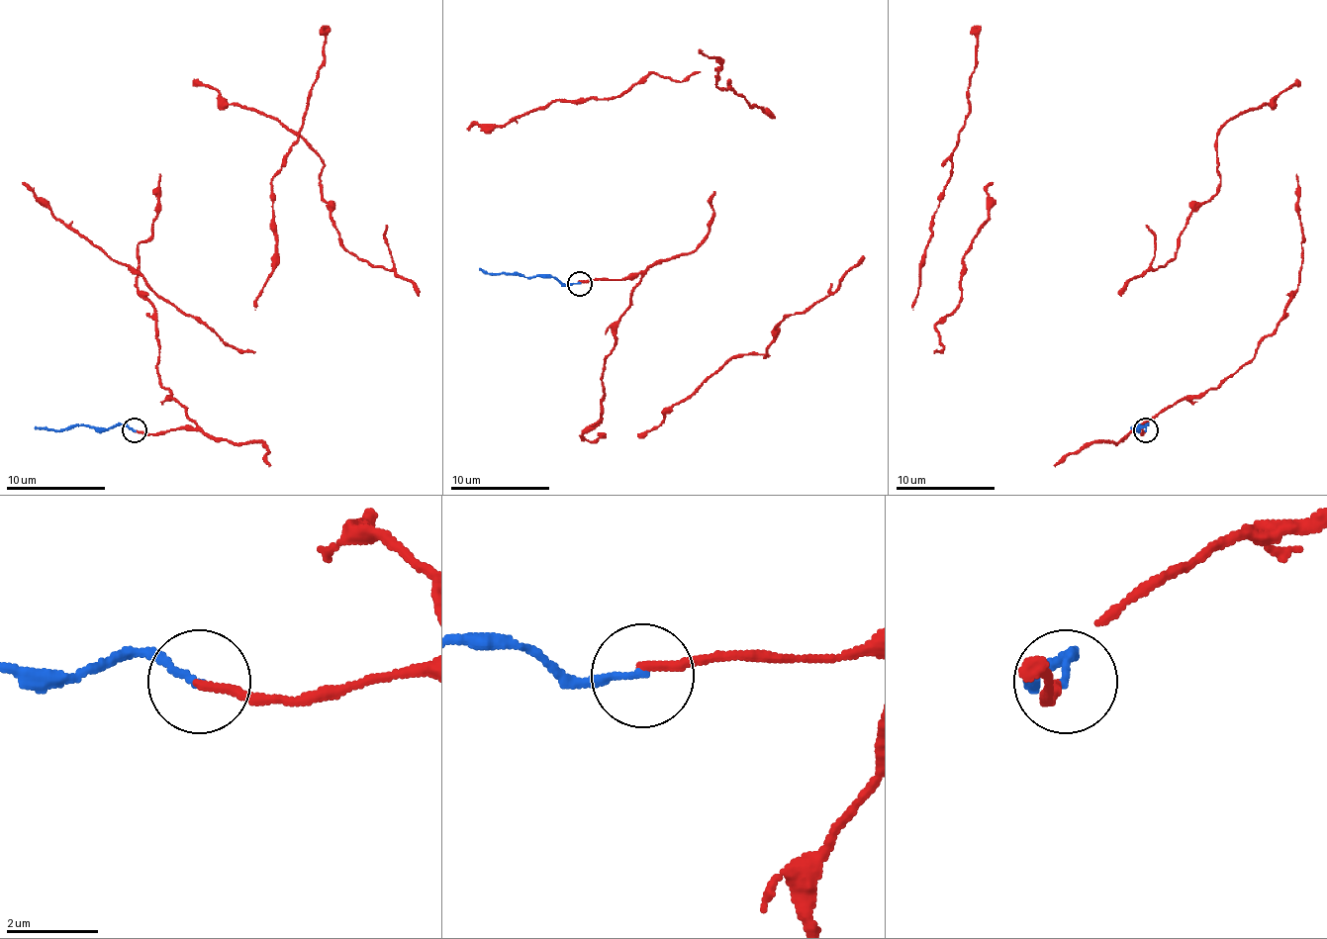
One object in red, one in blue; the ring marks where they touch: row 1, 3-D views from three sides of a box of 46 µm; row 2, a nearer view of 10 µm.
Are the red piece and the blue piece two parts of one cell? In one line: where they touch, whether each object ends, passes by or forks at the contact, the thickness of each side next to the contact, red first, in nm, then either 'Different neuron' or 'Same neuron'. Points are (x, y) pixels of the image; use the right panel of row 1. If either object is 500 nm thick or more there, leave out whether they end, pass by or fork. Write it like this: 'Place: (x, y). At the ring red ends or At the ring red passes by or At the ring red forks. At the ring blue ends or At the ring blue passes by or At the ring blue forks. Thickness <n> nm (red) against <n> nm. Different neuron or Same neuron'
Place: (1146, 430). At the ring red ends. At the ring blue ends. Thickness 200 nm (red) against 160 nm. Same neuron

